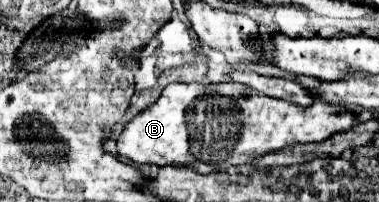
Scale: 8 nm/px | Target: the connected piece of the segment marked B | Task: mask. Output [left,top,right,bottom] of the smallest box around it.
[117,81,357,173]

